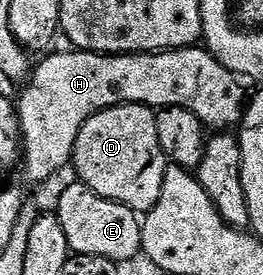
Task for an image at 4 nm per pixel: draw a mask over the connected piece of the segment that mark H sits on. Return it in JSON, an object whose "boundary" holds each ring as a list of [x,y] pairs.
{"boundary":[[[205,47],[137,54],[69,51],[51,51],[46,54],[51,56],[39,64],[37,61],[25,81],[22,97],[16,100],[22,131],[20,169],[34,184],[56,175],[58,168],[73,161],[76,138],[84,122],[103,108],[115,108],[117,104],[142,104],[155,110],[183,108],[192,110],[210,130],[237,129],[246,115],[247,85]]]}

